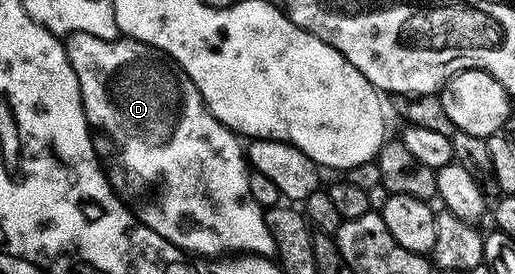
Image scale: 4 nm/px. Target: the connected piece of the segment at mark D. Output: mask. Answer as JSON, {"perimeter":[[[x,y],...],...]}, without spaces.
{"perimeter":[[[75,32],[64,41],[64,46],[65,56],[75,70],[75,78],[79,78],[81,101],[83,102],[85,116],[89,119],[89,127],[100,139],[102,136],[109,143],[105,148],[105,152],[103,148],[103,164],[107,169],[109,183],[112,184],[114,192],[128,204],[129,211],[141,223],[146,224],[151,230],[155,230],[155,234],[159,234],[167,242],[171,242],[176,248],[181,249],[182,252],[190,253],[197,258],[221,258],[226,254],[272,257],[275,253],[275,242],[271,238],[271,232],[267,230],[265,225],[265,212],[255,202],[255,198],[251,198],[251,190],[249,189],[250,169],[247,167],[247,158],[243,153],[243,144],[240,144],[242,141],[239,139],[238,133],[234,132],[232,128],[220,124],[209,113],[209,109],[205,107],[200,94],[197,93],[197,87],[187,78],[178,75],[172,67],[169,69],[161,61],[164,59],[149,45],[132,38],[104,40],[103,38],[95,38],[91,34]]]}

